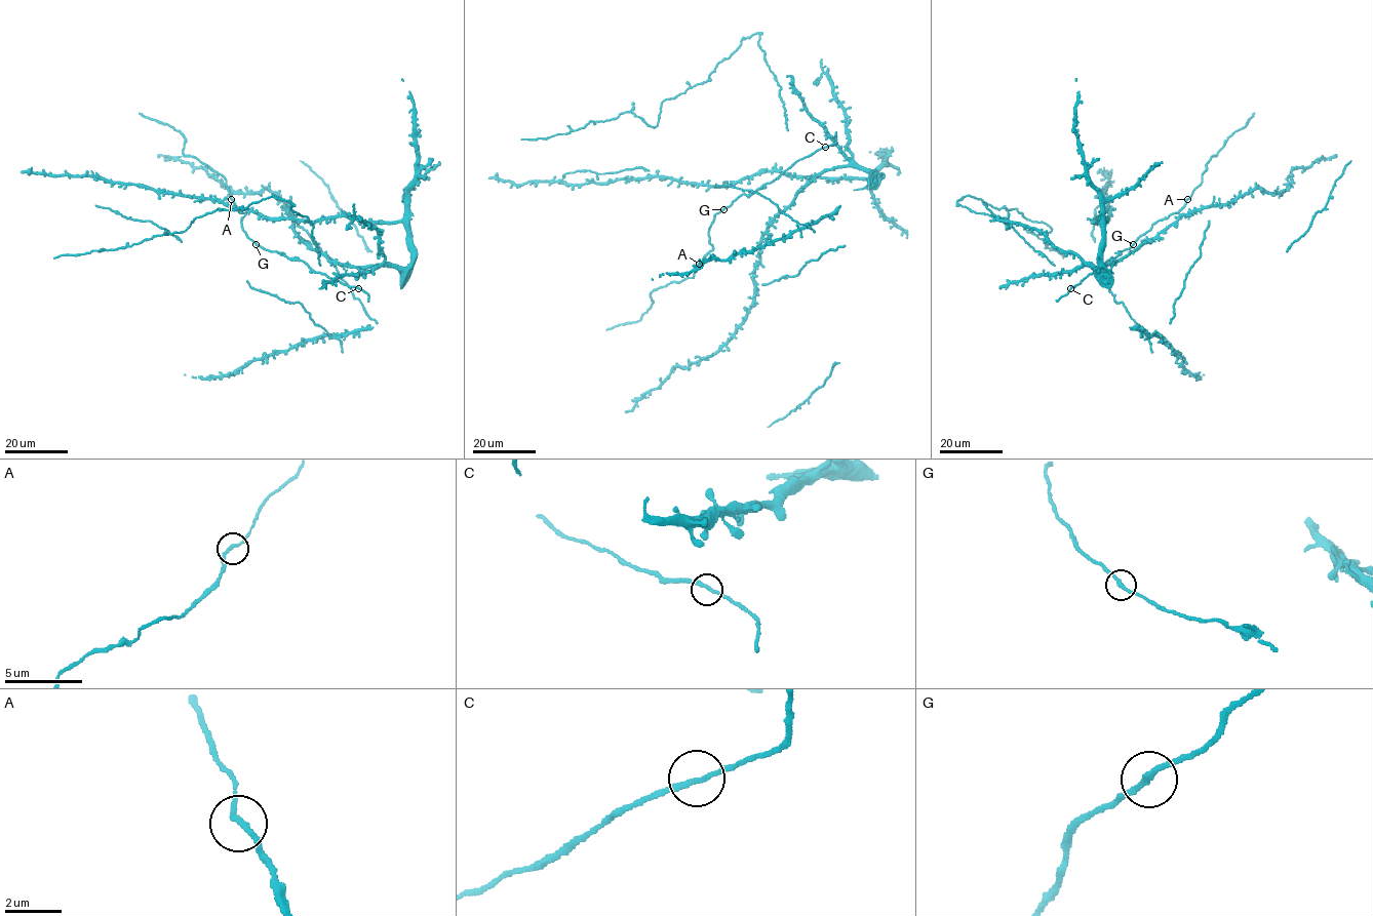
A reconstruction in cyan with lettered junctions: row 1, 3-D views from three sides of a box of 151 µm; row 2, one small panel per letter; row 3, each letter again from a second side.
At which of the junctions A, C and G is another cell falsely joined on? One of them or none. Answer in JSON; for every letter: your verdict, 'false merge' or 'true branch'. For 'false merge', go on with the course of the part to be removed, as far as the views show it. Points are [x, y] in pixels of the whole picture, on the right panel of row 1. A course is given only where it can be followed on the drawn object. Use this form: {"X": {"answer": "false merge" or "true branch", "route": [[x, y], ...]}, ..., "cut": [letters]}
{"A": {"answer": "true branch"}, "C": {"answer": "true branch"}, "G": {"answer": "true branch"}, "cut": []}

